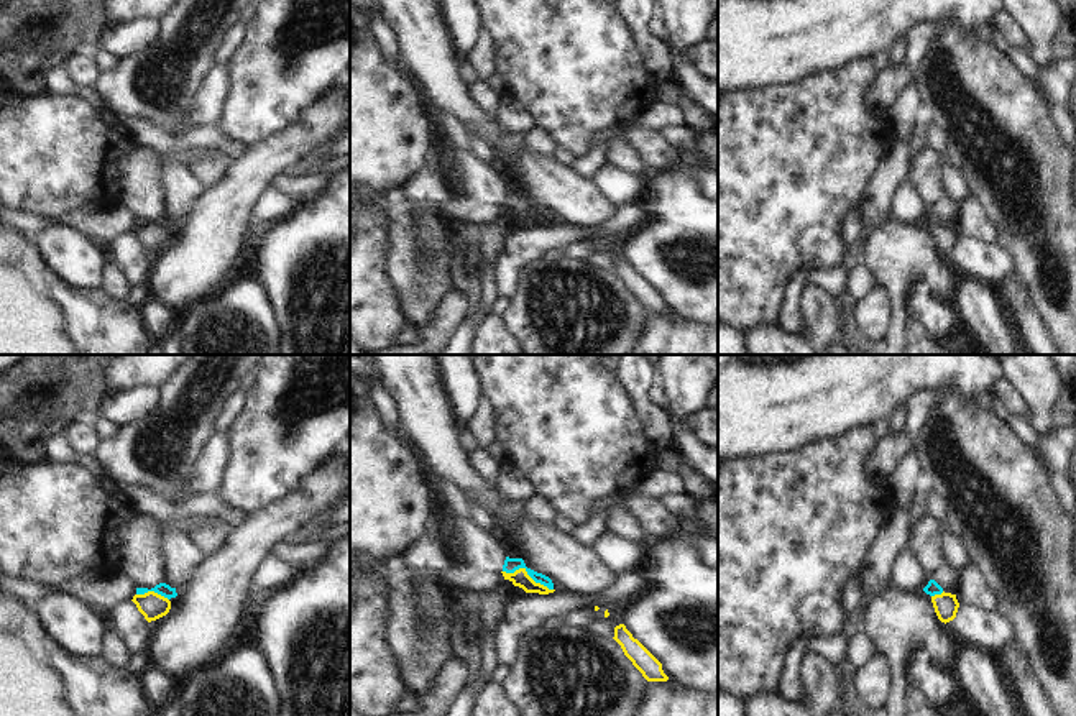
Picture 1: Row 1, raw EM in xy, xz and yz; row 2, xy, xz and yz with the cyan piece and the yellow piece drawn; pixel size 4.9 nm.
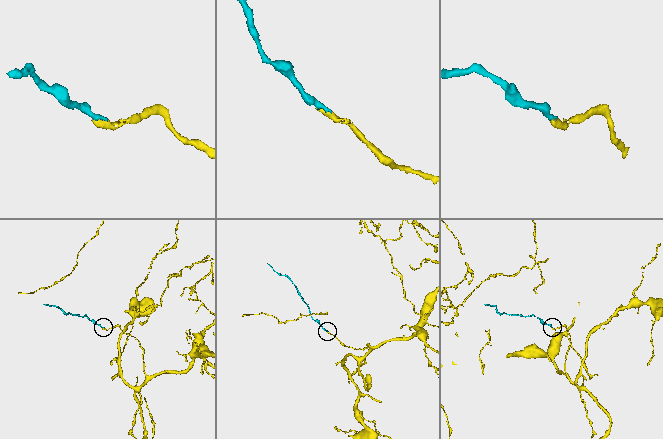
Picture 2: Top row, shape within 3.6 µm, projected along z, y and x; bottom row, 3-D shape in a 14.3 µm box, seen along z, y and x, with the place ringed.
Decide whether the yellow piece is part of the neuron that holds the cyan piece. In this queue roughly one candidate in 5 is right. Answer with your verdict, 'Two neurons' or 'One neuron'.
One neuron

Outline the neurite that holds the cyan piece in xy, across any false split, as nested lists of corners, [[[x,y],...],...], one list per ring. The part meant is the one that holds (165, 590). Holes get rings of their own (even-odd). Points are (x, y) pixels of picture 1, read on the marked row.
[[[159,583],[154,588],[136,588],[136,594],[133,596],[133,603],[138,611],[145,616],[148,622],[156,621],[166,616],[171,609],[171,598],[176,598],[176,588],[171,588],[166,583]]]

